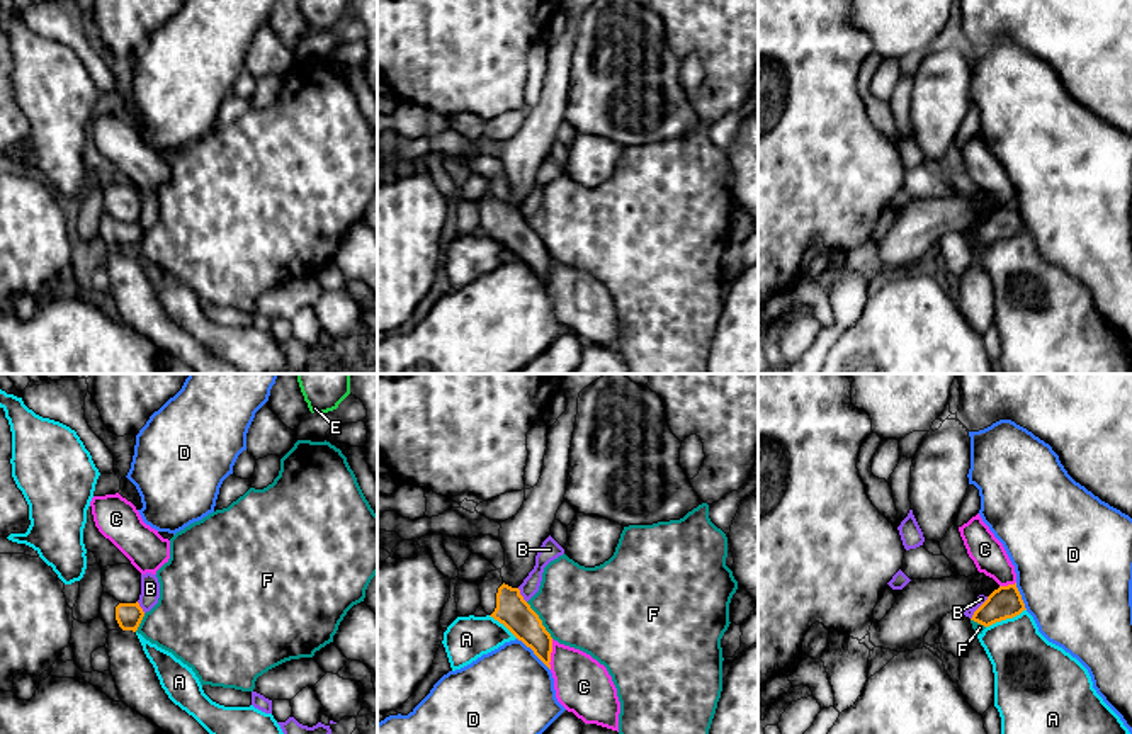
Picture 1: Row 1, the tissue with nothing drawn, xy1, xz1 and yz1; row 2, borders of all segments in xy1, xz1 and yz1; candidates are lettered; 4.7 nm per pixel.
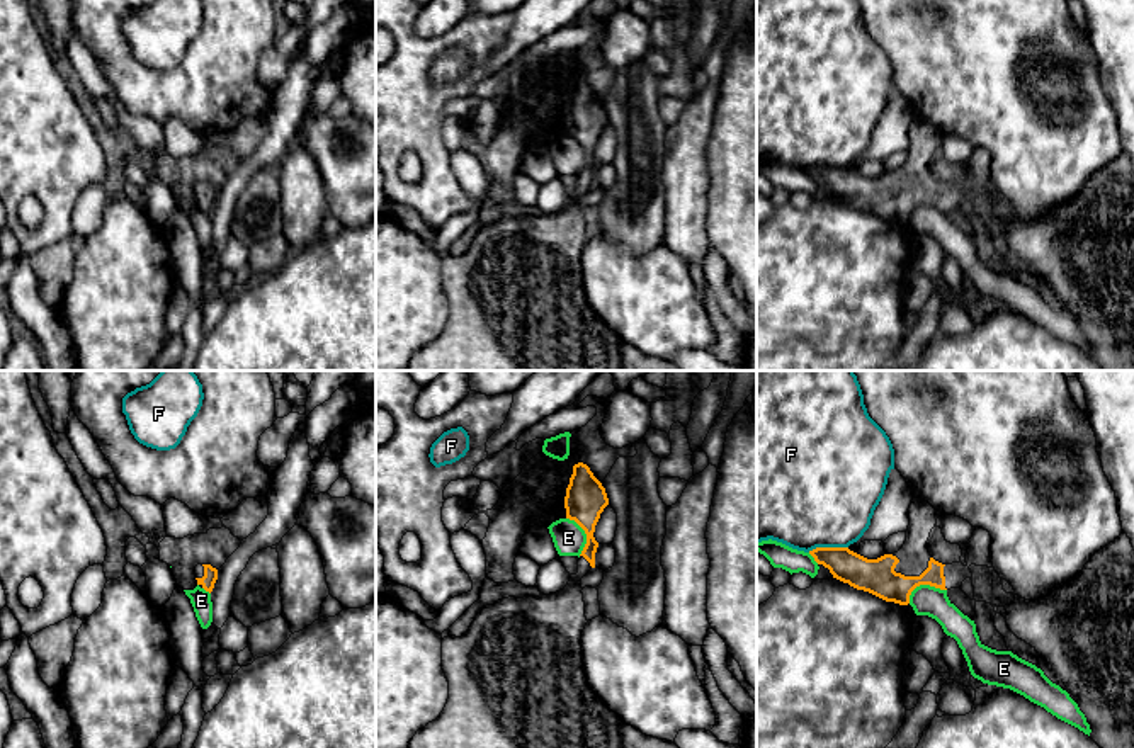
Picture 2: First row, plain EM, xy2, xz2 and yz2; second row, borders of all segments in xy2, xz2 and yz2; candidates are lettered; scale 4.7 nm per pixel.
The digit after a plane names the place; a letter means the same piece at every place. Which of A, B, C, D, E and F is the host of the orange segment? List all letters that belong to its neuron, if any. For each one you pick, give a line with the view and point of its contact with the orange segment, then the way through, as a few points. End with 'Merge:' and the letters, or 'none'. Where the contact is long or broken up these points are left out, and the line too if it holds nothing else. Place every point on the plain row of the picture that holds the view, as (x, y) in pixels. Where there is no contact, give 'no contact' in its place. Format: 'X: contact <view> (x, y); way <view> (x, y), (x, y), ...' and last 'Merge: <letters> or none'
Merge: none

